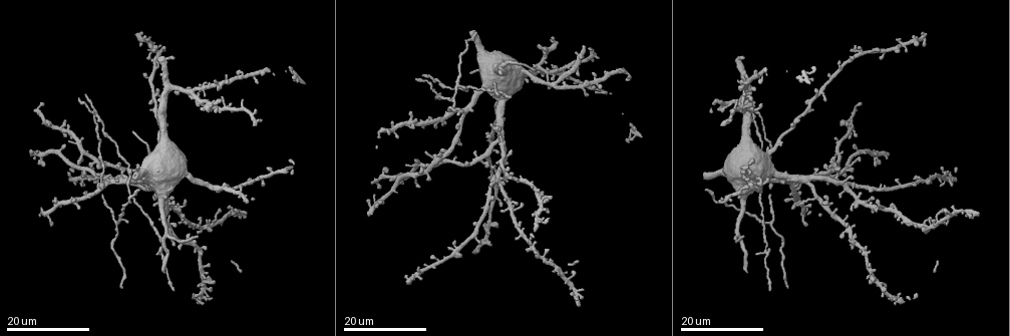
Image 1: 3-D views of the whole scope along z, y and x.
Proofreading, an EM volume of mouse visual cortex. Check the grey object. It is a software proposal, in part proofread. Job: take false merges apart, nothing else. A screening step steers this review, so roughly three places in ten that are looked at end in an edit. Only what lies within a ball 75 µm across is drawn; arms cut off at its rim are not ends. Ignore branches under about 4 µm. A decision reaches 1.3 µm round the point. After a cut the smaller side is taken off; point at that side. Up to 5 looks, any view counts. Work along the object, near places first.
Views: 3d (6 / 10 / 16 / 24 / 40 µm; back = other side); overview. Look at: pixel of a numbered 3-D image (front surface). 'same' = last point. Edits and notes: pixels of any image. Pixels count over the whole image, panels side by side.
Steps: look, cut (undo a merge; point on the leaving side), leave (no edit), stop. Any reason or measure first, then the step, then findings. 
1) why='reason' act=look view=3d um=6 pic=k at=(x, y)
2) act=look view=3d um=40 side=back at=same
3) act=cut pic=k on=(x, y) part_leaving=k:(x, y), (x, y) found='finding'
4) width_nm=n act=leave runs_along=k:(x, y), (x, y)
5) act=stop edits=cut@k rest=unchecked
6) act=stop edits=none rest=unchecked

why='a fork' act=look view=3d um=24 pic=1 at=(753, 113)

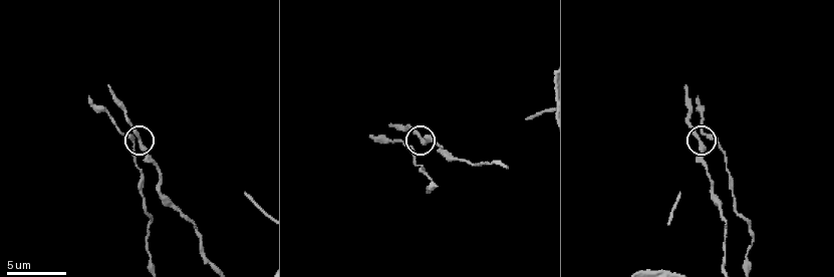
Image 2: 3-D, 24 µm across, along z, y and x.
act=look view=3d um=6 pic=2 at=(422, 140)

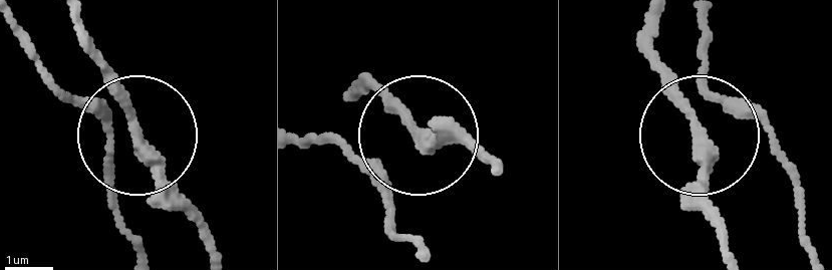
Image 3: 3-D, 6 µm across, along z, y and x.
width_nm=210 act=leave found='one neuron here'

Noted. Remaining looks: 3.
why='looks like a crossing' act=look view=3d um=16 pic=1 at=(546, 75)

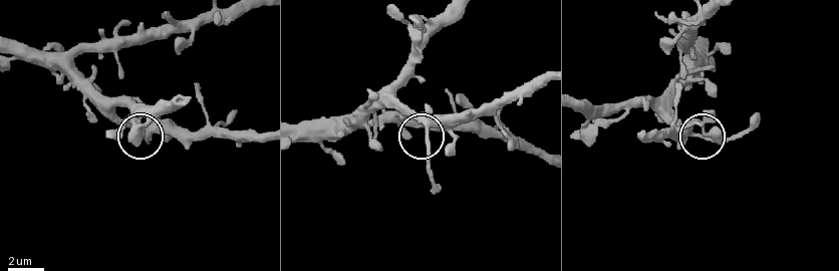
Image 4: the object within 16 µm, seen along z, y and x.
act=look view=3d um=10 pic=4 at=(693, 133)

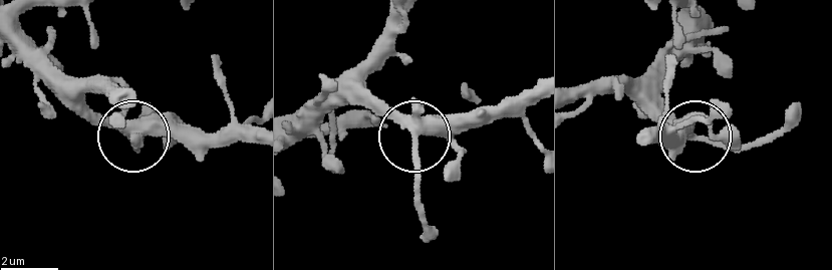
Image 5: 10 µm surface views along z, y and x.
arms=4 act=leave found='one neuron here'

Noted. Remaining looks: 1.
act=stop edits=none rest=unchecked

